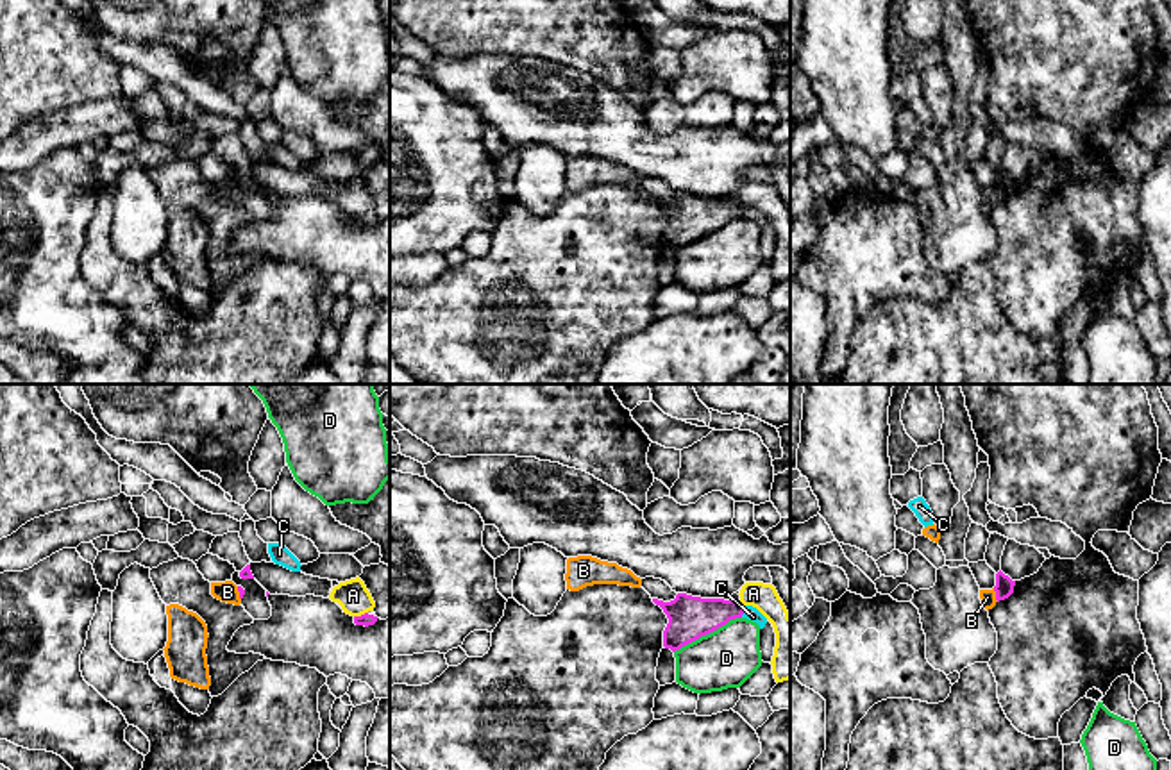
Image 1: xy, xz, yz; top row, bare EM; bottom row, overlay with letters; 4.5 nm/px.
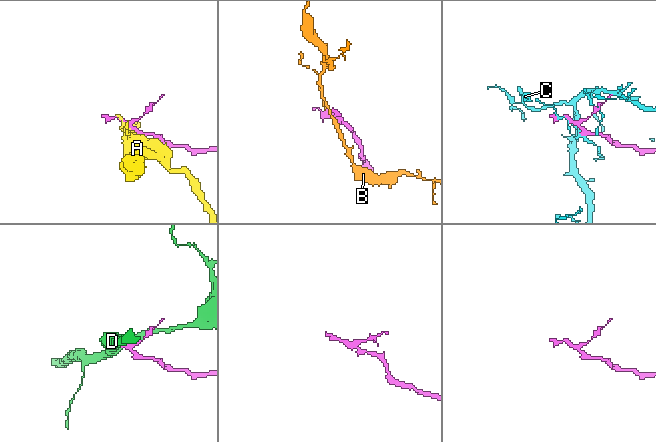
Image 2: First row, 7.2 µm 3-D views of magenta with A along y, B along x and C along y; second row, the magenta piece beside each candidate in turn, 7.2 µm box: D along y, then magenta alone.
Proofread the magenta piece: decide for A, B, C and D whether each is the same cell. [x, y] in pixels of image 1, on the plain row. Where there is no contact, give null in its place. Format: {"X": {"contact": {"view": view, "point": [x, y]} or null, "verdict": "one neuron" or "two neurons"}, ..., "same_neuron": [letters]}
{"A": {"contact": {"view": "xy", "point": [362, 215]}, "verdict": "two neurons"}, "B": {"contact": {"view": "yz", "point": [996, 195]}, "verdict": "two neurons"}, "C": {"contact": {"view": "xz", "point": [744, 209]}, "verdict": "two neurons"}, "D": {"contact": {"view": "xz", "point": [707, 233]}, "verdict": "two neurons"}, "same_neuron": []}

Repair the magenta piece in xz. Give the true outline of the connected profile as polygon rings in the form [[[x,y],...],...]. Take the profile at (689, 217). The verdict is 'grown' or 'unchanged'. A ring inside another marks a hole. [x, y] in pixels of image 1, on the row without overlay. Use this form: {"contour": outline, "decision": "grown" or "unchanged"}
{"contour": [[[678,193],[674,200],[663,202],[653,198],[663,209],[669,223],[663,230],[663,247],[672,252],[706,236],[729,220],[742,218],[746,205],[724,198],[701,198]]], "decision": "unchanged"}

